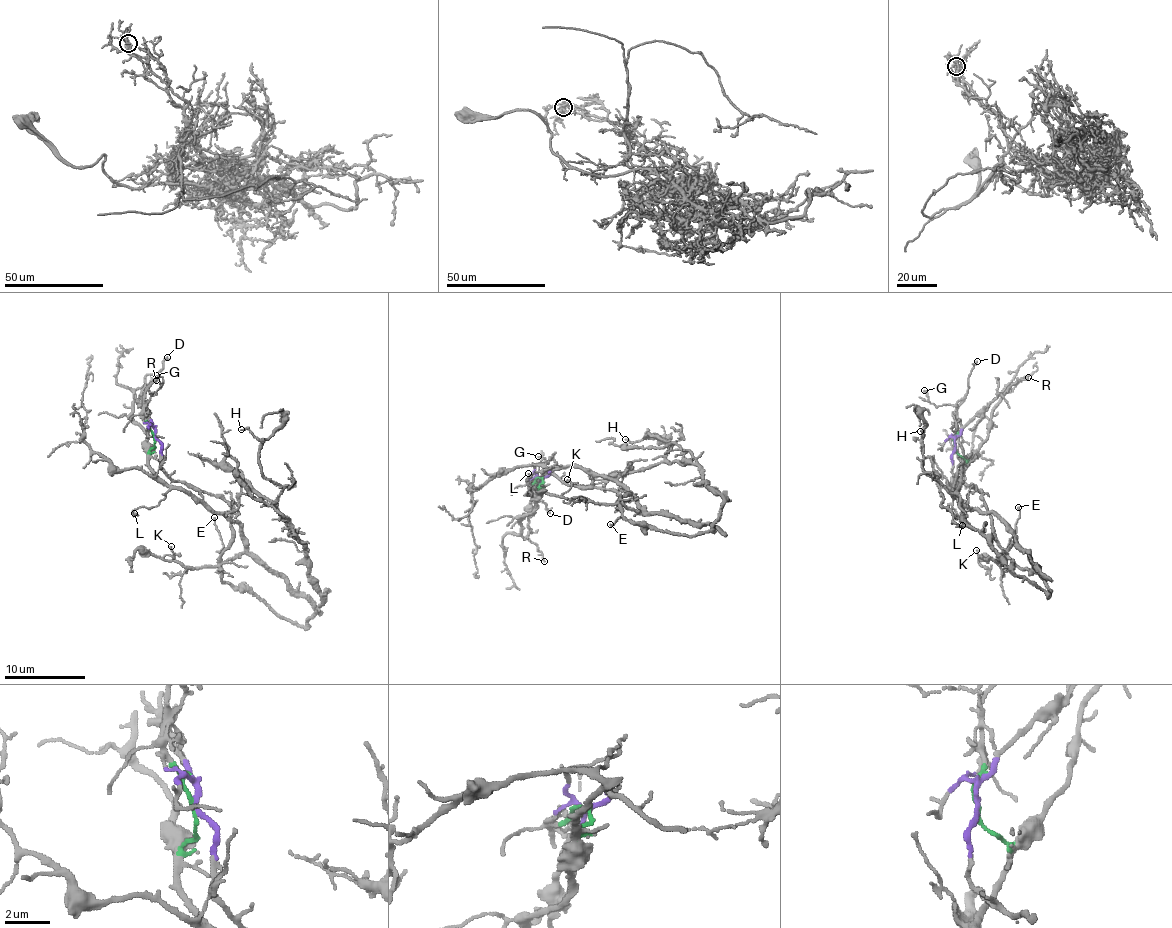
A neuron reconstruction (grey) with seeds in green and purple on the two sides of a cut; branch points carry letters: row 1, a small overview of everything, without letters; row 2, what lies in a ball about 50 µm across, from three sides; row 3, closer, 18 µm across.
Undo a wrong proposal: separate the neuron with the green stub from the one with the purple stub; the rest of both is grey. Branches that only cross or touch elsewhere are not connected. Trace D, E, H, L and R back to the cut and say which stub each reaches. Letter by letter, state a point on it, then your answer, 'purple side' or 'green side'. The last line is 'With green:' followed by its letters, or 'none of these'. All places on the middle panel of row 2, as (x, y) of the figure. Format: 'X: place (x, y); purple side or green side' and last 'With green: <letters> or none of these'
D: place (550, 513); green side
E: place (610, 524); purple side
H: place (625, 439); purple side
L: place (528, 473); green side
R: place (544, 561); green side
With green: D, L, R

